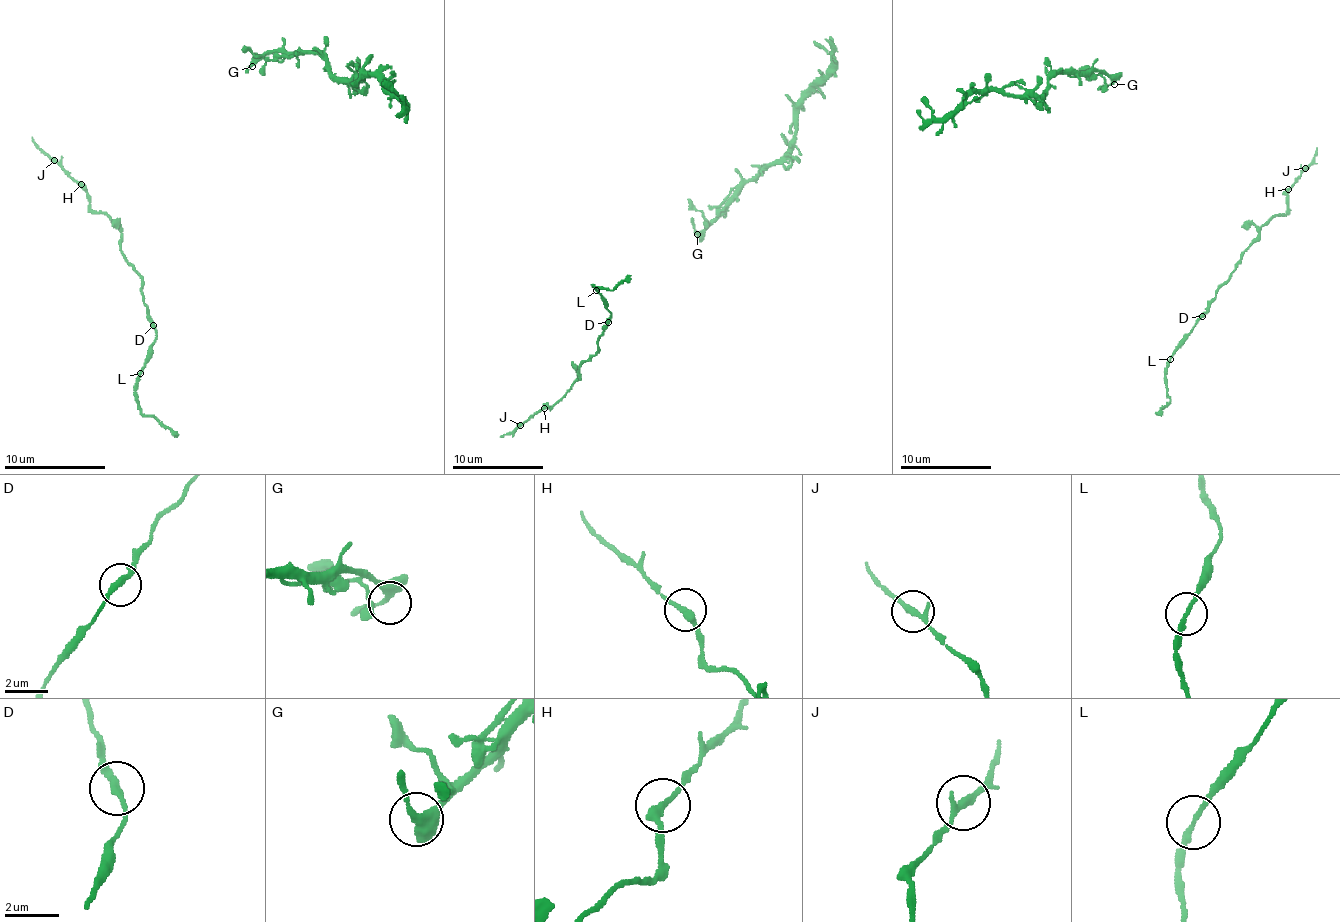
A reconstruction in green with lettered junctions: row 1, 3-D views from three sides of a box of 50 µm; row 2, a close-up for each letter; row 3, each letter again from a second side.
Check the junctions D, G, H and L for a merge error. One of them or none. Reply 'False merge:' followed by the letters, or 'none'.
False merge: none

